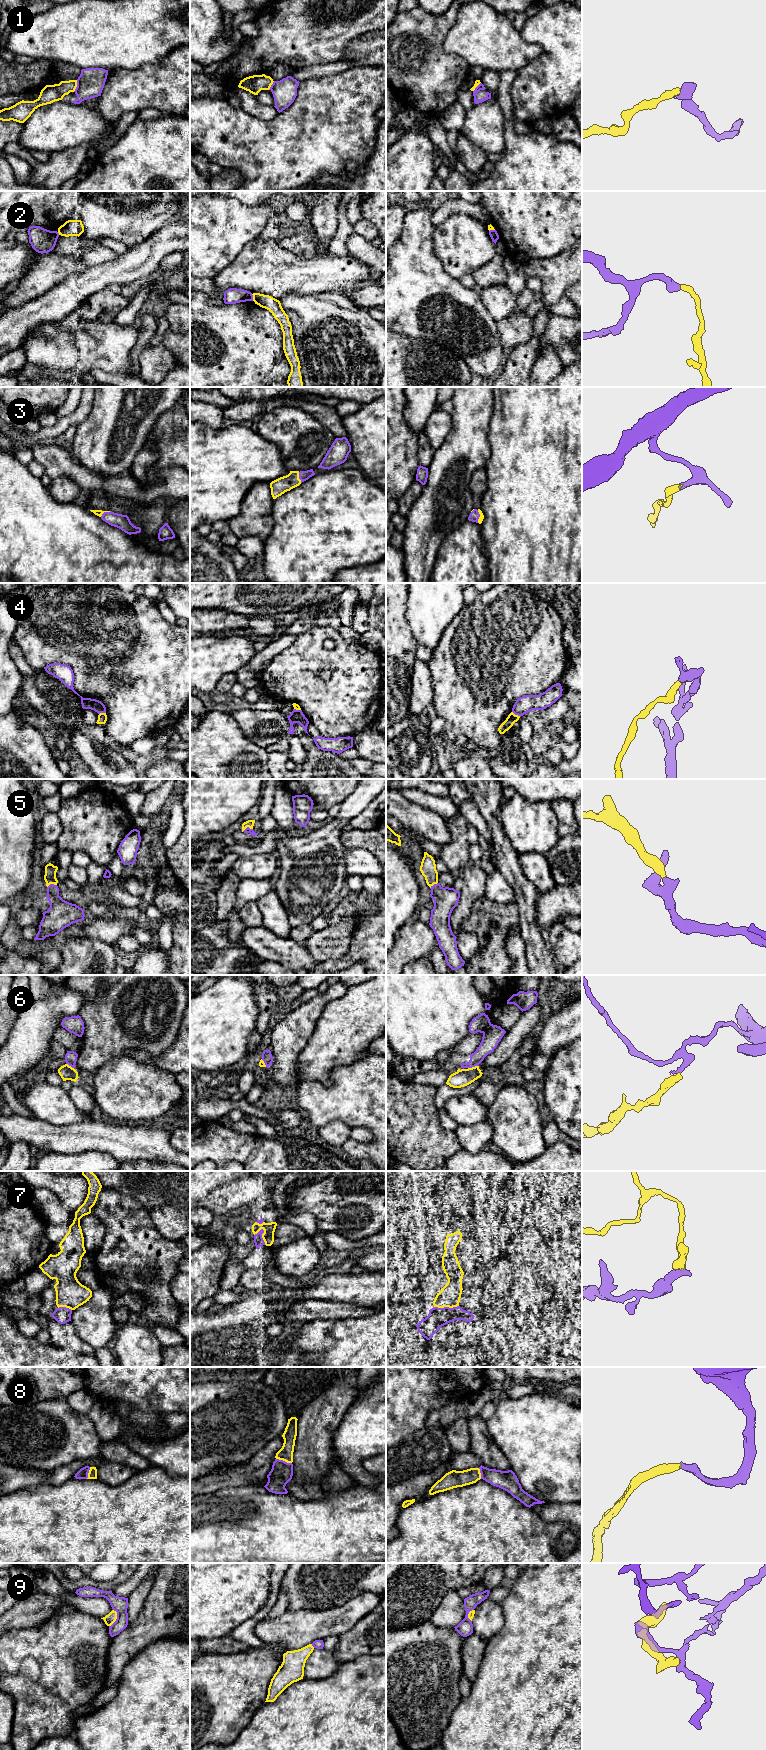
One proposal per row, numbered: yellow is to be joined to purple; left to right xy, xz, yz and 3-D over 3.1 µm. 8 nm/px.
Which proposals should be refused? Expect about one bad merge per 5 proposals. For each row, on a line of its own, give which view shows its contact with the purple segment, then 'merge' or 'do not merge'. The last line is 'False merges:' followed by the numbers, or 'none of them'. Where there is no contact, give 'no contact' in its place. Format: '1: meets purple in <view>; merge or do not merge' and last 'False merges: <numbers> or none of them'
1: meets purple in xy; do not merge
2: meets purple in xz; do not merge
3: meets purple in xy; merge
4: meets purple in yz; do not merge
5: meets purple in xz; merge
6: meets purple in yz; do not merge
7: meets purple in yz; merge
8: meets purple in xz; merge
9: meets purple in xy; do not merge
False merges: 1, 2, 4, 6, 9

